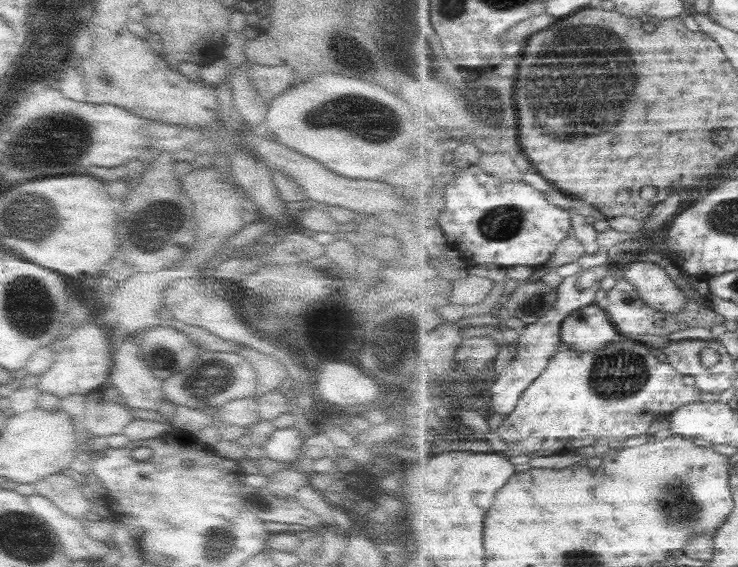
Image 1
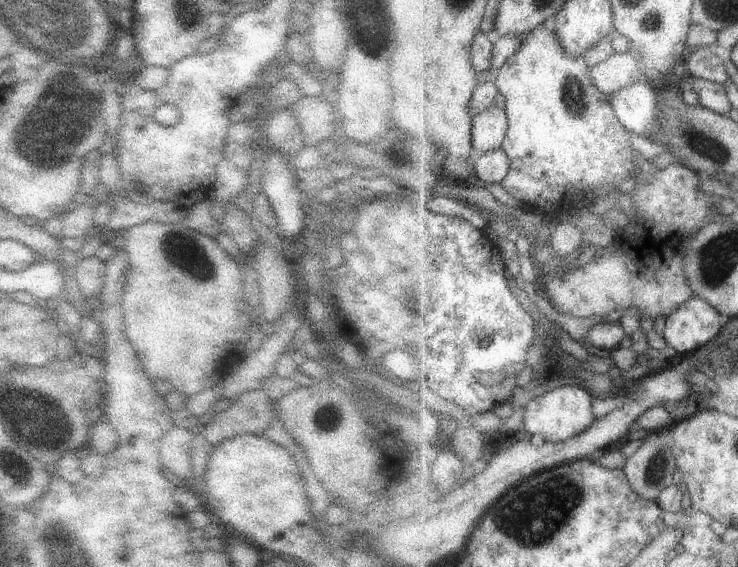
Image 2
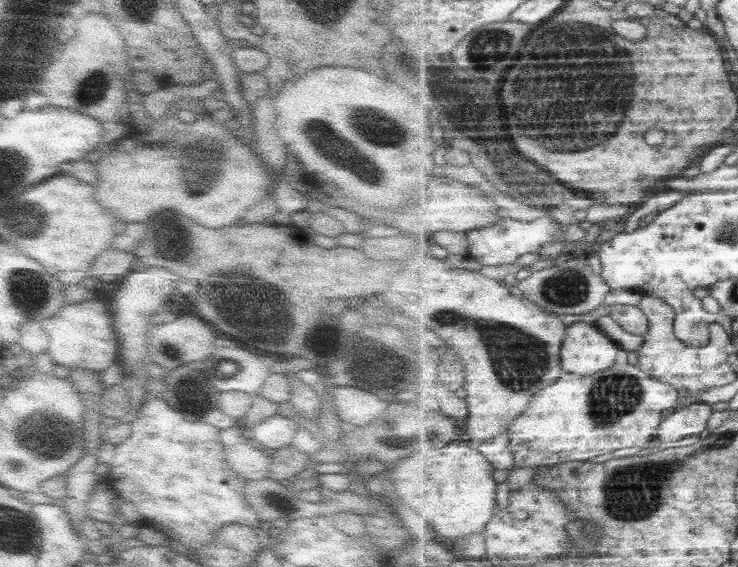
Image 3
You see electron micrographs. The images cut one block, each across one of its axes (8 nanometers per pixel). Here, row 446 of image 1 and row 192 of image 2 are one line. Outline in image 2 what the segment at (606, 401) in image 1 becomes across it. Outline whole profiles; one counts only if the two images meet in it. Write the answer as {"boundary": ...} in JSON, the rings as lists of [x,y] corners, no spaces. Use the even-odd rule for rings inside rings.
{"boundary":[[[542,24],[523,37],[523,46],[507,60],[495,79],[506,100],[509,122],[502,148],[512,159],[511,171],[500,185],[509,195],[531,207],[547,207],[563,198],[585,204],[597,189],[605,185],[608,185],[608,190],[617,189],[624,180],[632,179],[635,183],[639,180],[645,158],[631,160],[631,154],[635,152],[631,146],[633,134],[619,120],[610,96],[595,86],[591,70],[581,56],[567,52],[555,29]]]}

